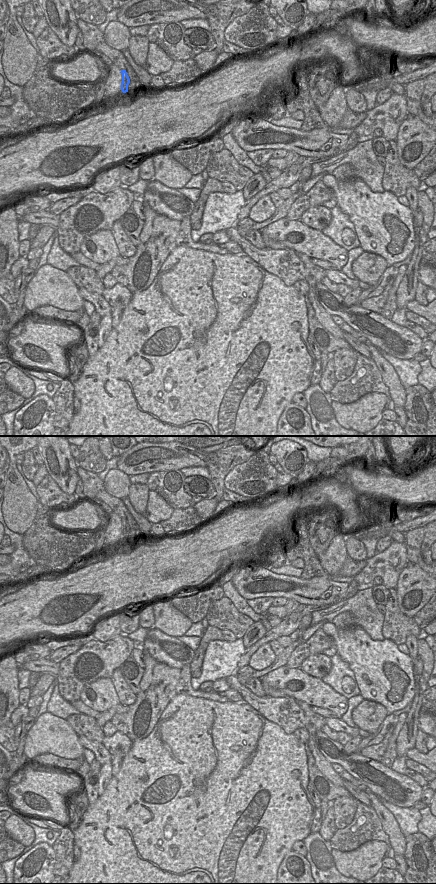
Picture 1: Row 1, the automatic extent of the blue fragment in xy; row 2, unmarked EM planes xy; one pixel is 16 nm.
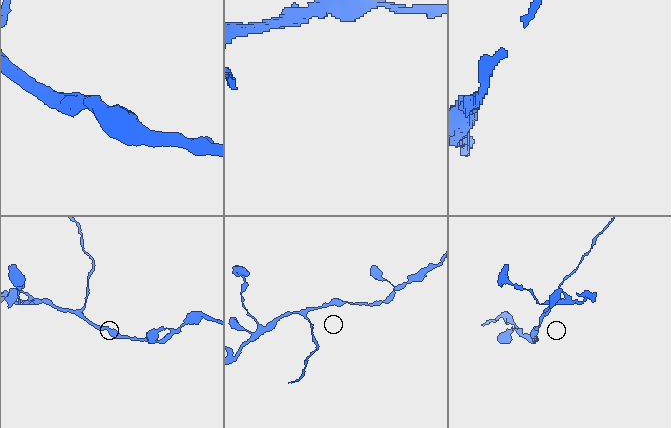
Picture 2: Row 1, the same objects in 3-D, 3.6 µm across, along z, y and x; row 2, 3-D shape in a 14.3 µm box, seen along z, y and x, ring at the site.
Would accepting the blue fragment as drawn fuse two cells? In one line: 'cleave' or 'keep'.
cleave

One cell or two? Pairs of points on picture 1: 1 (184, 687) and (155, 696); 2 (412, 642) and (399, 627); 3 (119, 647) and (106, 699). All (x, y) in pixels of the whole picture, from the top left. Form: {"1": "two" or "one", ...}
{"1": "two", "2": "two", "3": "two"}

